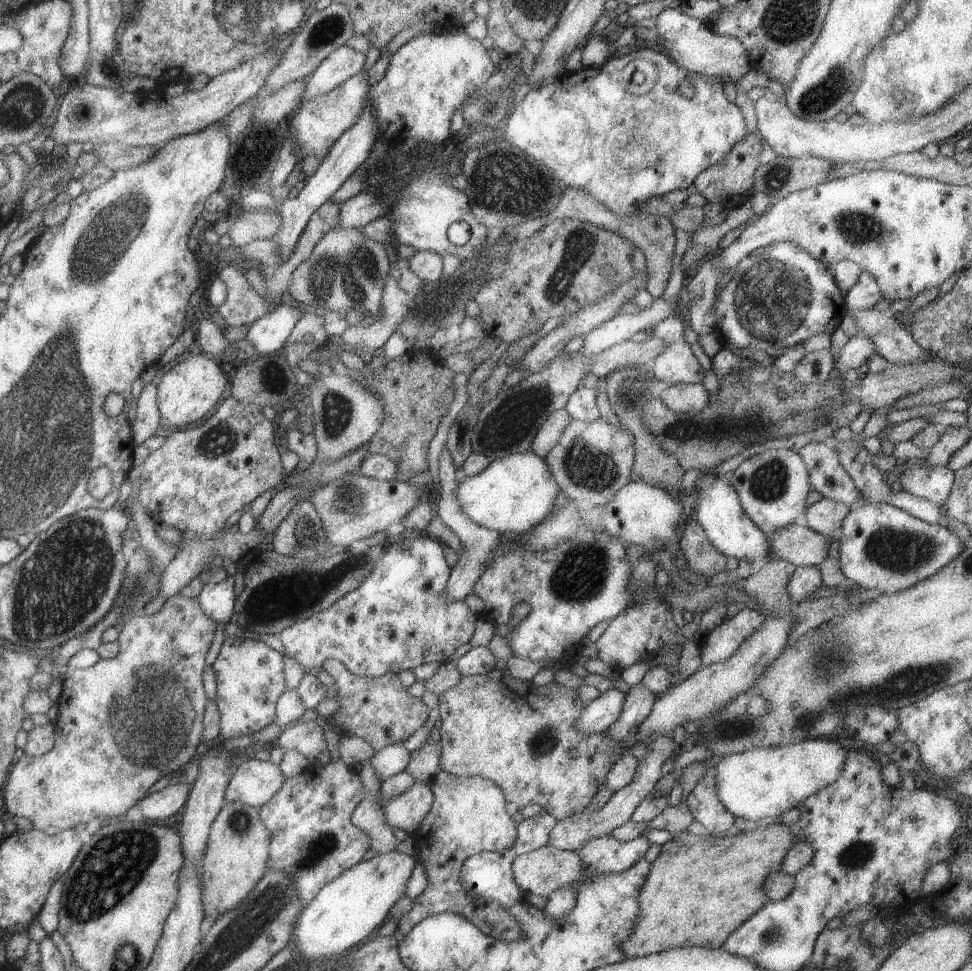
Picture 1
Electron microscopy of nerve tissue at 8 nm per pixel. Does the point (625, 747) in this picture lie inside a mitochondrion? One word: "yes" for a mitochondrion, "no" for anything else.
no

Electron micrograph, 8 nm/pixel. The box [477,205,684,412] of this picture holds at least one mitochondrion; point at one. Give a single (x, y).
(581, 244)

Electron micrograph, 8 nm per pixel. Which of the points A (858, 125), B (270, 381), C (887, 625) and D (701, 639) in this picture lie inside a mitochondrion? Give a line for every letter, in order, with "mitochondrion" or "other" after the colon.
A: other
B: mitochondrion
C: other
D: other

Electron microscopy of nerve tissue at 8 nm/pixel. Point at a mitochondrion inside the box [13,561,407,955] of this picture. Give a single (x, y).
(150, 711)

